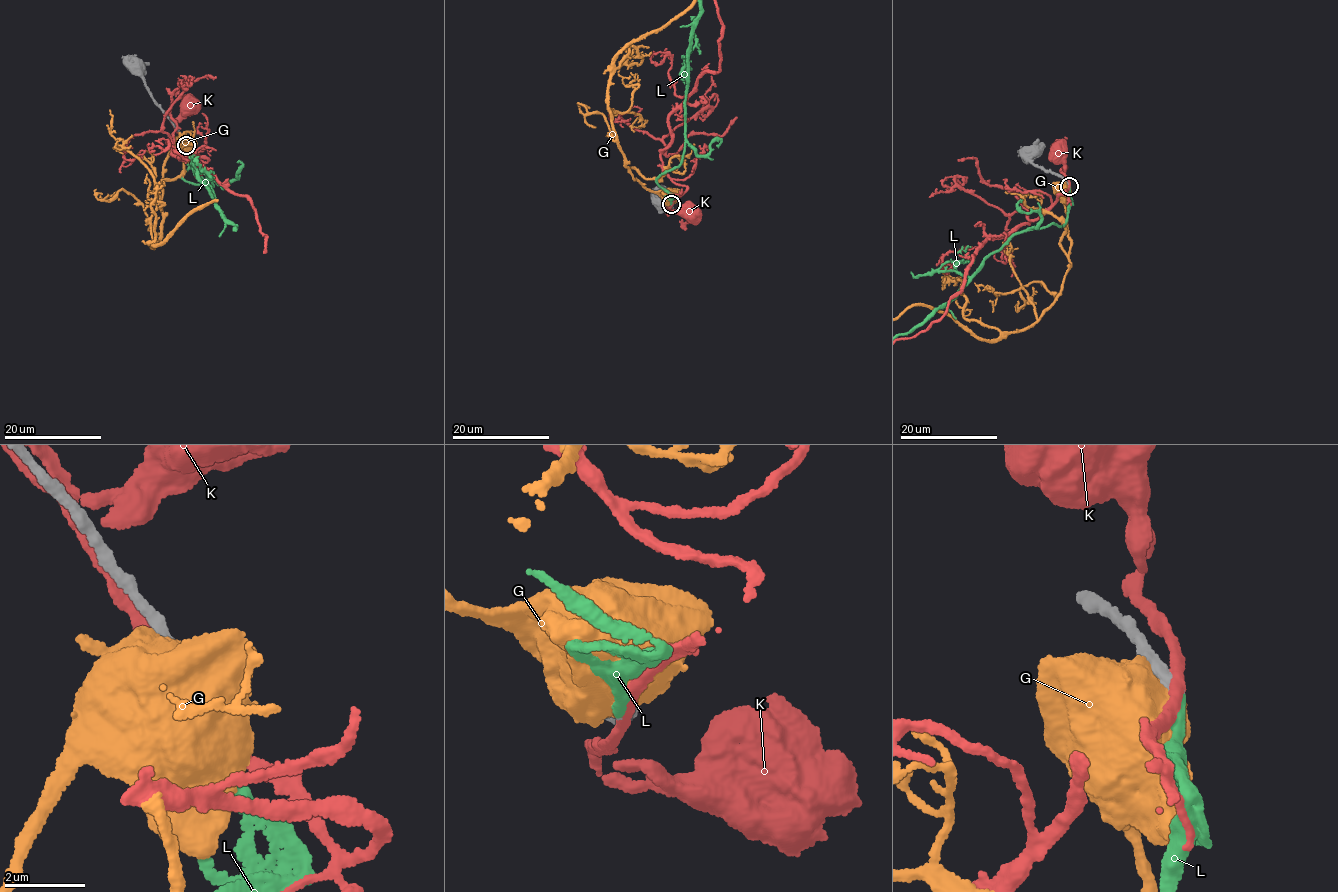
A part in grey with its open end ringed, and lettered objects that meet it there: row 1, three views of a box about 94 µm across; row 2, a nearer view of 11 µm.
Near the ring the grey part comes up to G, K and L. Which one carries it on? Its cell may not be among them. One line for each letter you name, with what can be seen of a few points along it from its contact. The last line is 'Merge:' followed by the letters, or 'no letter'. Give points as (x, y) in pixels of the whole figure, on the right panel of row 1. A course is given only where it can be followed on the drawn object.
Merge: L

